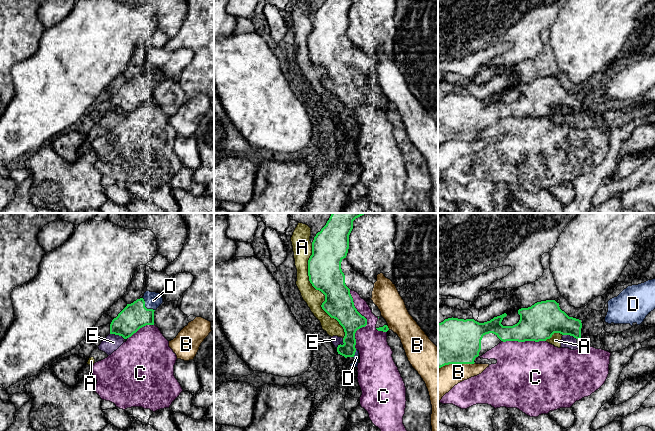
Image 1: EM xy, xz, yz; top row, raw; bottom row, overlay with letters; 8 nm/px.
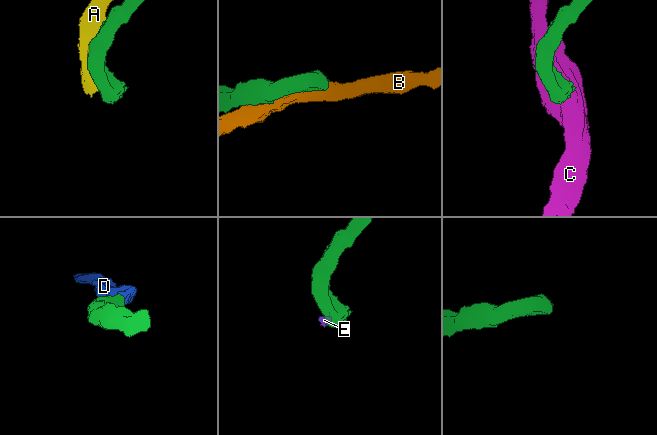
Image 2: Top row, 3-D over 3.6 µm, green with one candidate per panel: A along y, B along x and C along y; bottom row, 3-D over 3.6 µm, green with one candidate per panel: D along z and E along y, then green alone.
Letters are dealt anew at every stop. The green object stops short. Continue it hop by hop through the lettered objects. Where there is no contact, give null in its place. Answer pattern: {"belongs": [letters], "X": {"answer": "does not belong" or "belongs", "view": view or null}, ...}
{"belongs": ["D"], "A": {"answer": "does not belong", "view": "xz"}, "B": {"answer": "does not belong", "view": "yz"}, "C": {"answer": "does not belong", "view": "xz"}, "D": {"answer": "belongs", "view": "xy"}, "E": {"answer": "does not belong", "view": "xy"}}

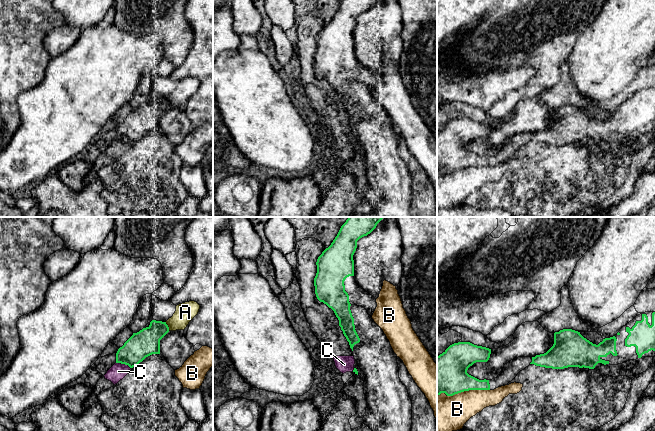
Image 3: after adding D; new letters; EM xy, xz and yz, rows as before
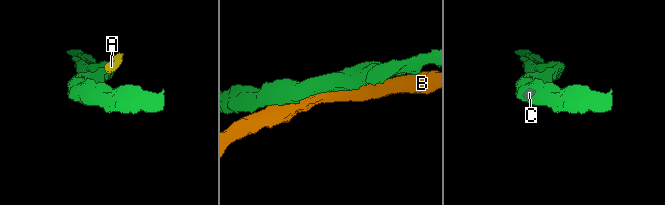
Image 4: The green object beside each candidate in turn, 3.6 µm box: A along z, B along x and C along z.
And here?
{"belongs": [], "A": {"answer": "does not belong", "view": "xy"}, "B": {"answer": "does not belong", "view": "yz"}, "C": {"answer": "does not belong", "view": "xy"}}

